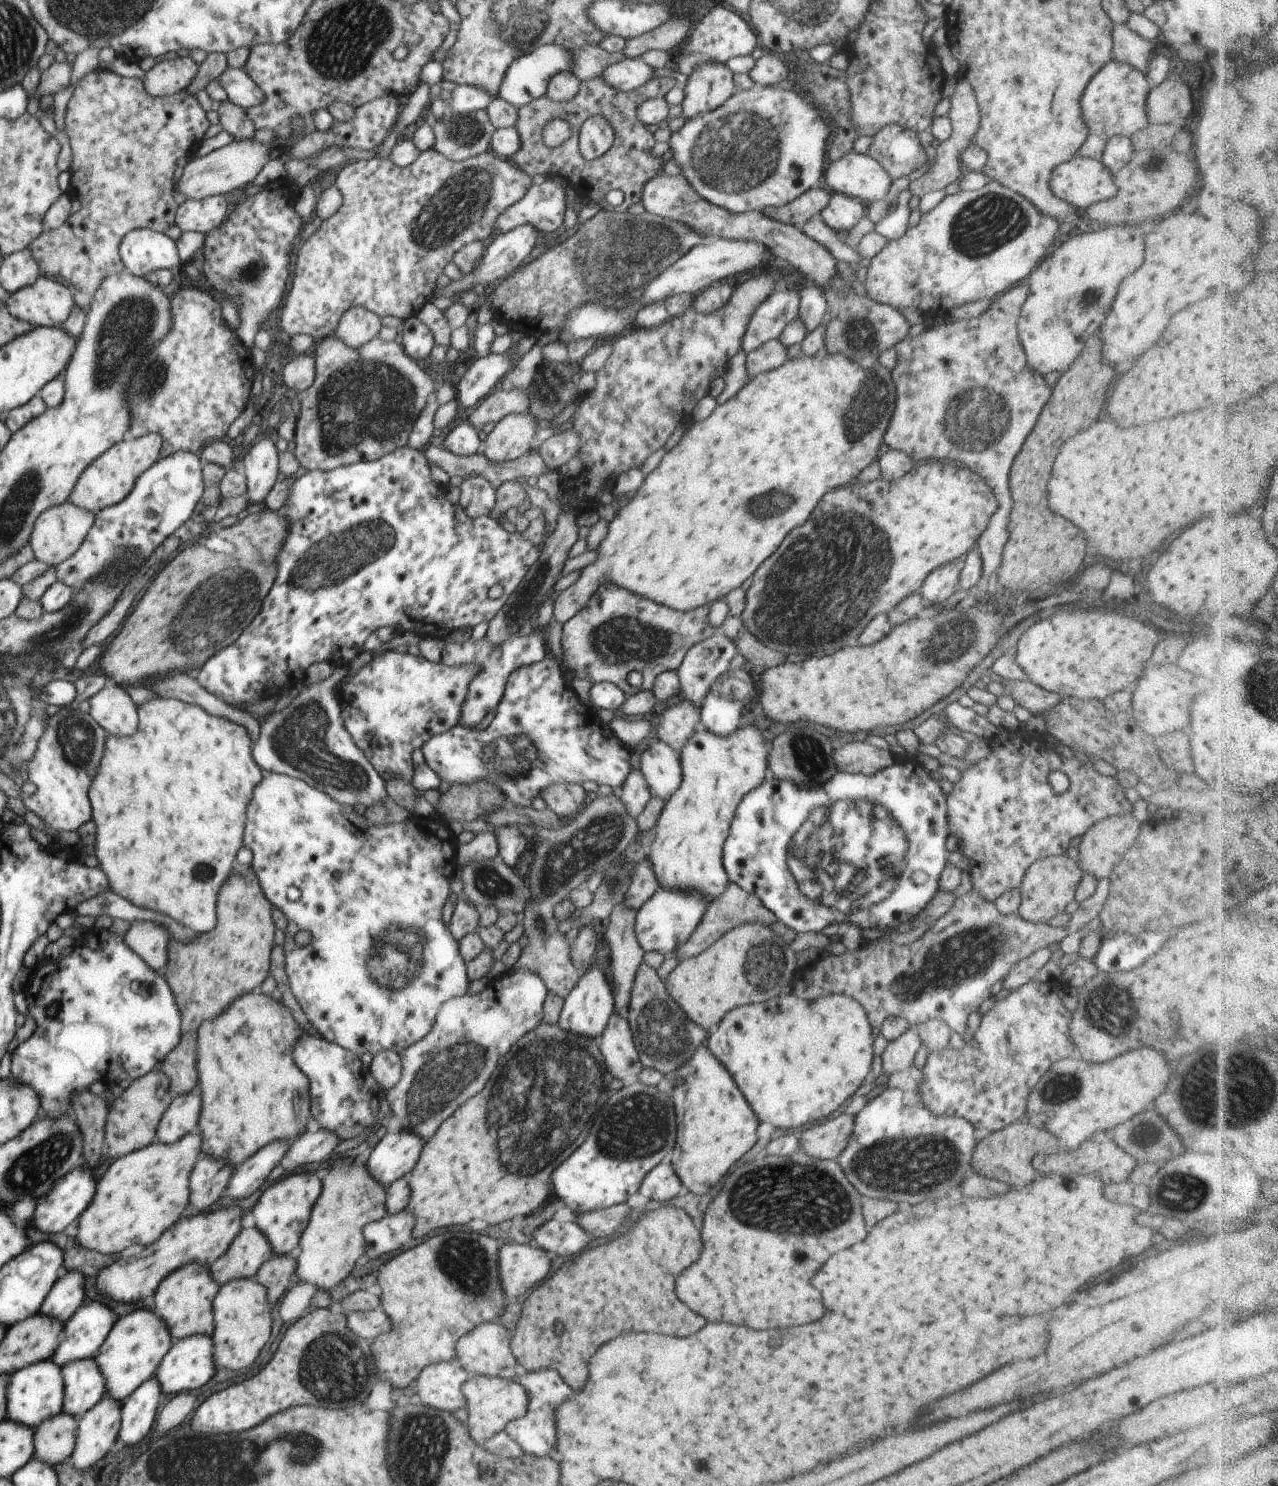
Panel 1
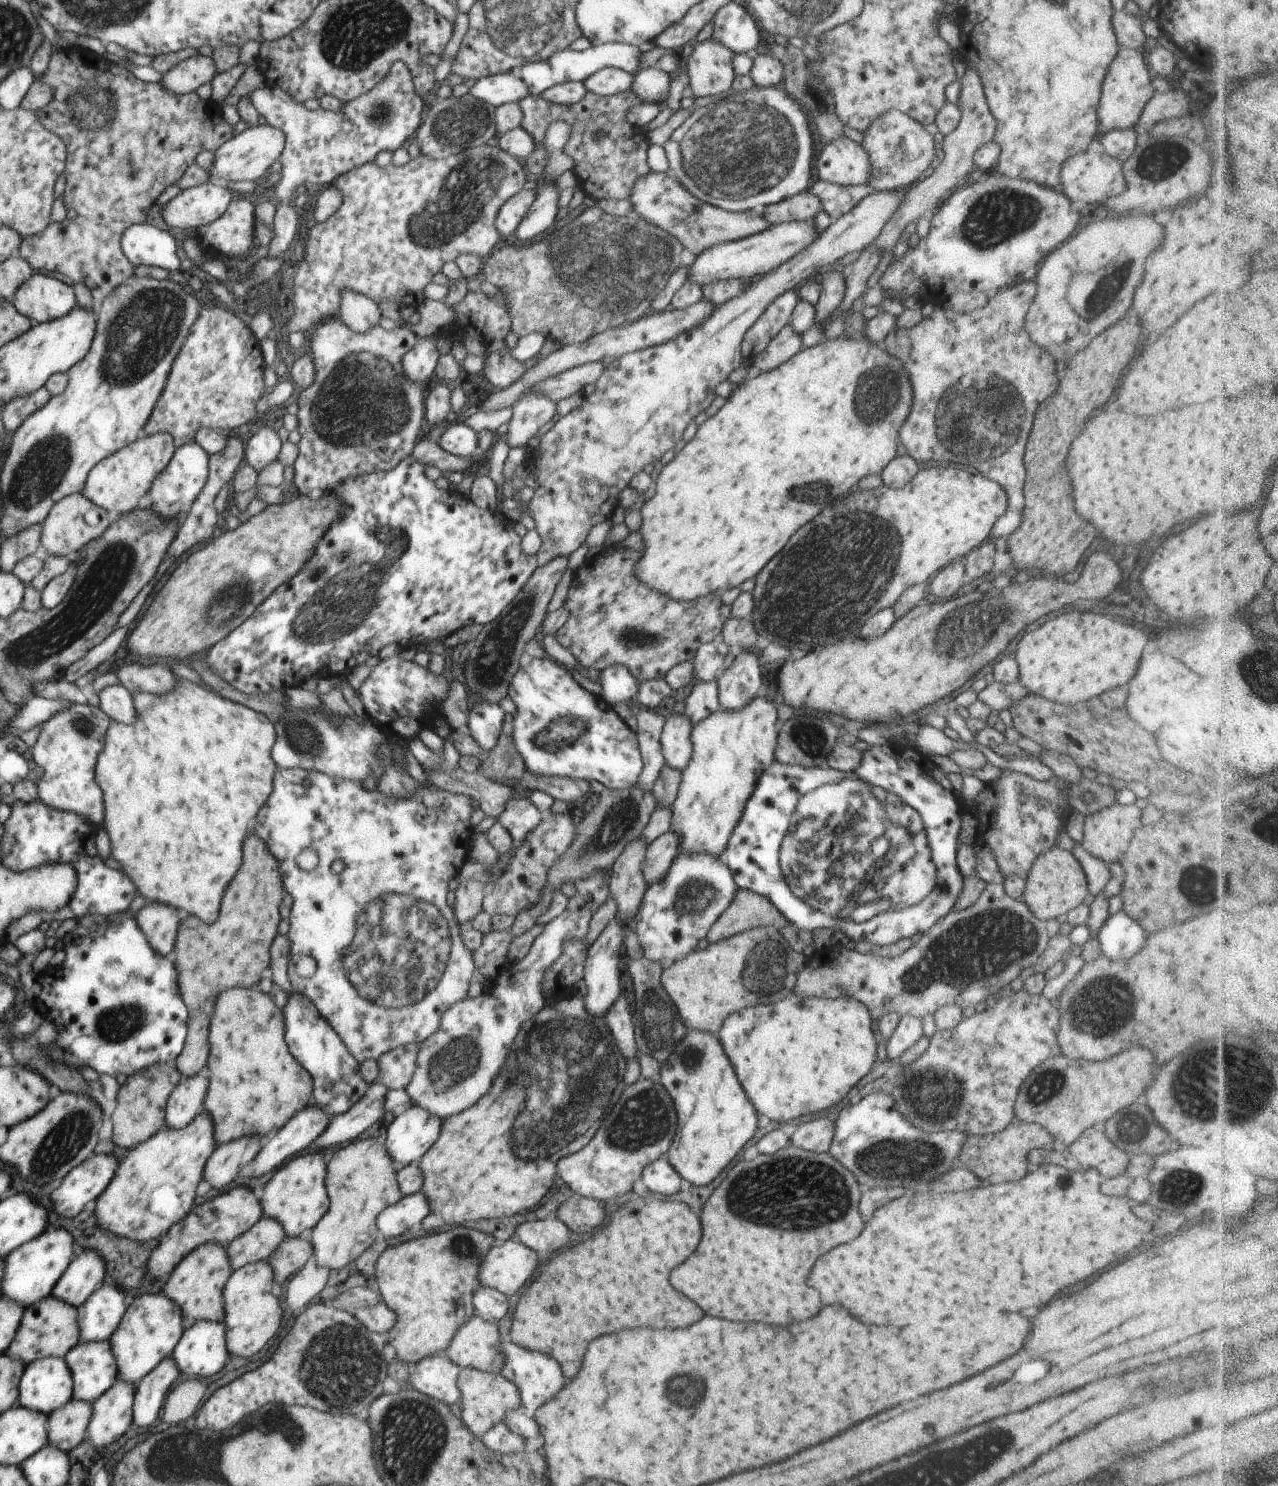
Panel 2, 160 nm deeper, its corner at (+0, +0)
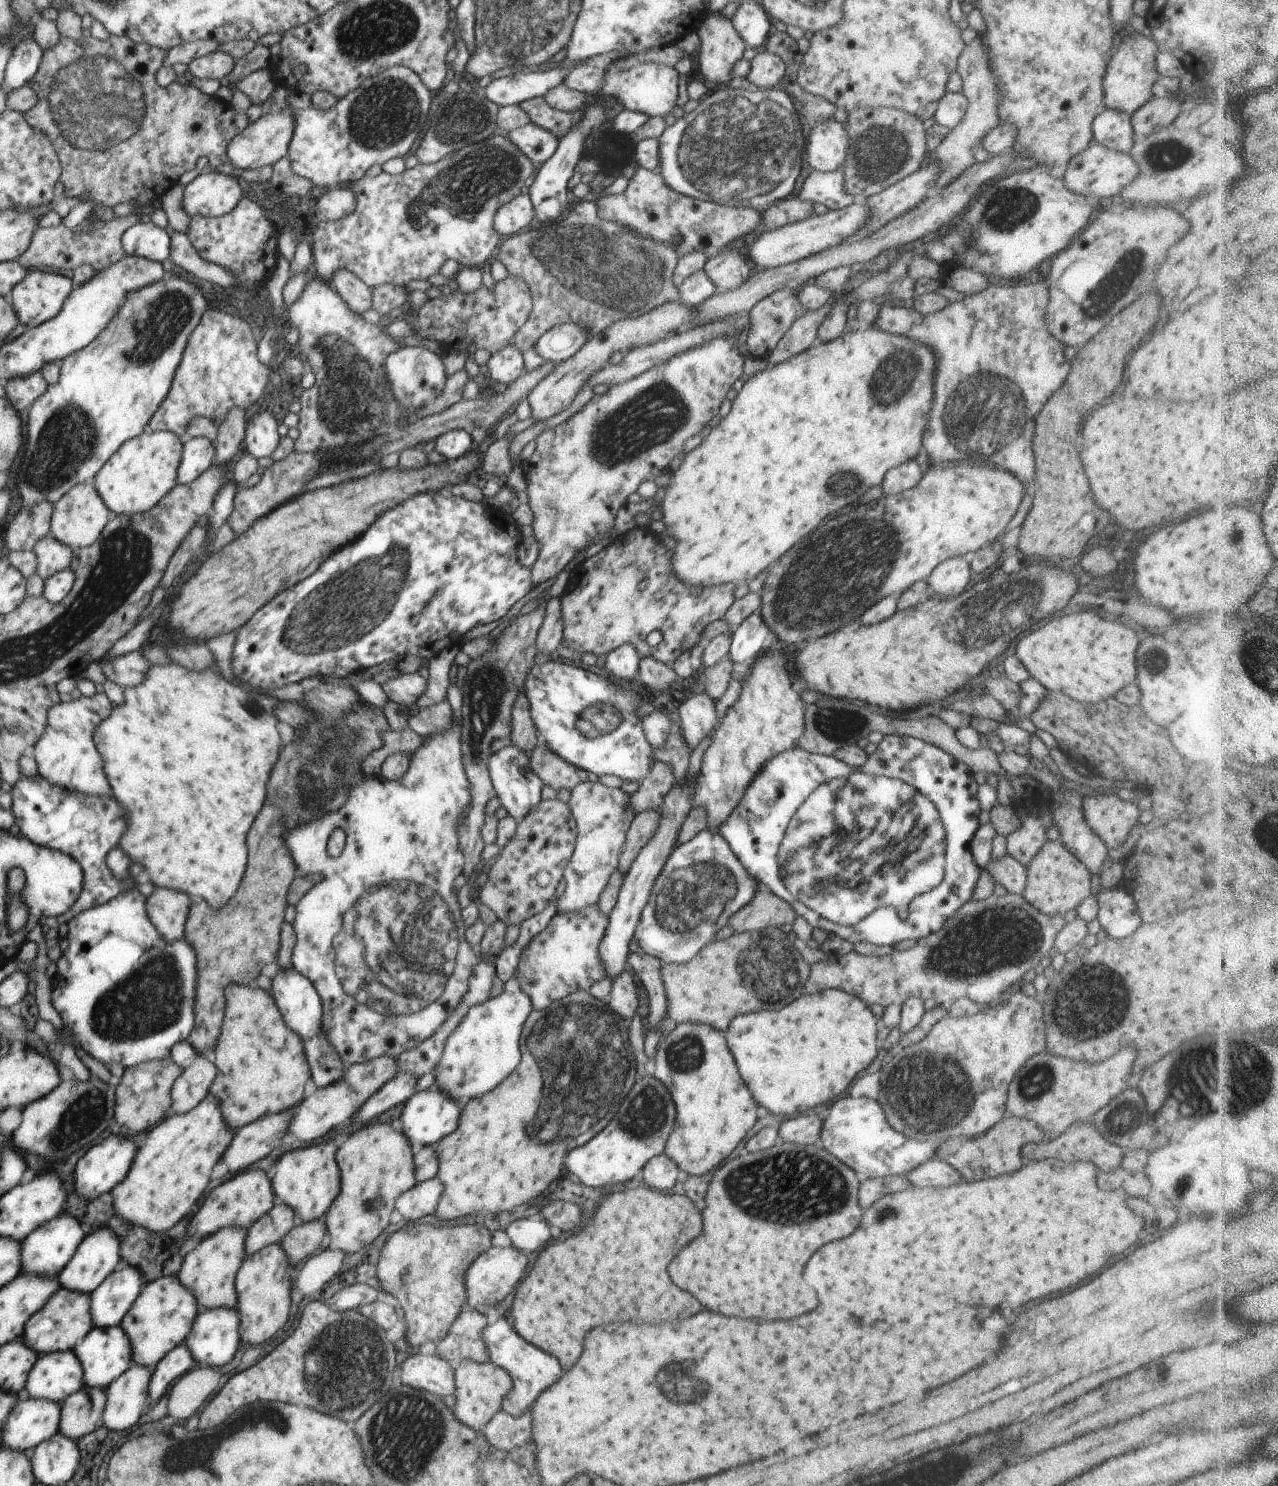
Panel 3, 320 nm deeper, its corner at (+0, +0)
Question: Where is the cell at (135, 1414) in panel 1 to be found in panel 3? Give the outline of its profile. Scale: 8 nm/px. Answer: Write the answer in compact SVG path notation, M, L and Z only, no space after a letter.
M178 1345L173 1348L160 1362L151 1374L151 1379L148 1385L149 1402L156 1402L166 1394L166 1390L171 1387L171 1384L179 1379L185 1372L196 1367L196 1362L185 1345Z

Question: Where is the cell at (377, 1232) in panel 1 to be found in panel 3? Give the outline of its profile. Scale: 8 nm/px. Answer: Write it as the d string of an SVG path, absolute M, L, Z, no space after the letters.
M438 1177L419 1182L396 1199L395 1210L407 1224L420 1222L427 1214L436 1212L443 1190L444 1185Z

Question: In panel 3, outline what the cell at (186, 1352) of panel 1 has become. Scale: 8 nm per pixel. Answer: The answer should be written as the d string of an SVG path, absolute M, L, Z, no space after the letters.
M216 1307L202 1310L197 1314L192 1330L187 1334L184 1342L192 1353L196 1366L221 1367L234 1358L234 1354L242 1345L240 1321L236 1308Z

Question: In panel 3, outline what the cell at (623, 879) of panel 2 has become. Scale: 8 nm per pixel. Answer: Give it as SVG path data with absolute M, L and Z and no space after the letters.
M646 809L634 817L619 860L619 868L624 874L628 872L629 866L634 862L638 853L659 829L660 817L659 809Z

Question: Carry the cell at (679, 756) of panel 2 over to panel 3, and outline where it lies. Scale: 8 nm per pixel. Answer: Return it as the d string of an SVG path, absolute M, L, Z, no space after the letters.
M706 692L694 693L678 706L681 731L694 750L702 739L712 733L718 722L715 700Z

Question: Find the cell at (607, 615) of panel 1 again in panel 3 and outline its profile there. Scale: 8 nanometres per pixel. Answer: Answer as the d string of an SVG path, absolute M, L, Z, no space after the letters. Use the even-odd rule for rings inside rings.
M637 526L635 529L626 532L626 534L619 534L606 549L603 549L589 559L585 559L578 566L576 566L574 571L572 571L569 576L565 591L560 596L563 620L563 637L561 640L562 647L571 648L575 653L580 654L584 652L594 652L596 656L603 659L611 650L614 650L621 644L630 643L633 644L633 647L636 647L636 650L639 652L641 658L652 657L660 662L672 664L683 652L689 651L698 644L704 644L703 640L706 638L706 635L704 636L704 630L706 626L712 622L716 622L716 620L724 618L727 608L730 607L736 600L735 590L737 589L737 585L730 583L707 587L688 586L679 578L676 578L672 564L670 564L670 560L672 560L672 558L670 558L670 556L672 556L672 550L668 550L666 546L663 546L659 539L660 538L658 538L657 534L655 534L651 529ZM656 630L658 630L658 632L662 632L662 642L656 646L650 646L650 644L646 641L646 638L648 638L648 634L650 634L650 632L656 632Z

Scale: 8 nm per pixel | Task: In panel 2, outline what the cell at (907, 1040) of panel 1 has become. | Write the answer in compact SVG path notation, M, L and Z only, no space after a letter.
M914 1015L902 1016L894 1034L886 1043L887 1060L891 1062L894 1058L900 1057L908 1047L918 1042L922 1035L922 1018Z

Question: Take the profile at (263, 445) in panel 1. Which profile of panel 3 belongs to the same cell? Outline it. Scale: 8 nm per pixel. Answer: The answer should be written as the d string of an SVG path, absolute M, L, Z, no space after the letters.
M268 410L253 414L252 420L245 425L243 452L248 452L257 459L271 456L281 439L278 426L278 421Z

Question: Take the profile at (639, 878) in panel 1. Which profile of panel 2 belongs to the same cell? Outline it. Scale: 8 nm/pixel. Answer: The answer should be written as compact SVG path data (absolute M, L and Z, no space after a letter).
M668 831L656 837L647 846L643 875L648 886L660 880L668 872L670 865L681 852L680 839L676 831Z

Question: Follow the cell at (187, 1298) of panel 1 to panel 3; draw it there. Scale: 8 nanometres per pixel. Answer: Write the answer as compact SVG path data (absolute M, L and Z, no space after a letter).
M226 1227L204 1237L201 1242L188 1252L176 1274L181 1285L189 1288L195 1294L200 1311L216 1307L236 1308L237 1292L235 1278L248 1256L245 1251L245 1240L249 1229L242 1227Z

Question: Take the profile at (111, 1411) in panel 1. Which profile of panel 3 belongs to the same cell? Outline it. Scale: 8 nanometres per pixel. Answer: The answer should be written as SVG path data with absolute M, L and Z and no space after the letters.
M132 1363L107 1386L102 1425L120 1432L132 1428L140 1420L150 1405L148 1385L151 1374L144 1365Z

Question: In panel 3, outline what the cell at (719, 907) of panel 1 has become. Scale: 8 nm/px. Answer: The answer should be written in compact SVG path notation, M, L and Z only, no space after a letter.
M758 891L746 906L729 918L727 924L736 933L779 927L784 934L791 936L792 922L796 917L797 914L788 902L773 892Z

